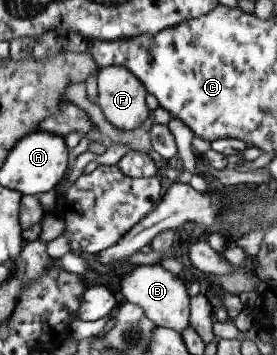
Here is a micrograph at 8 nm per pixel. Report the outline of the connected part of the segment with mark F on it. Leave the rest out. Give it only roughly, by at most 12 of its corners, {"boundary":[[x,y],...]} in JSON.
{"boundary":[[102,67],[98,105],[129,131],[150,116],[149,92],[131,70]]}

